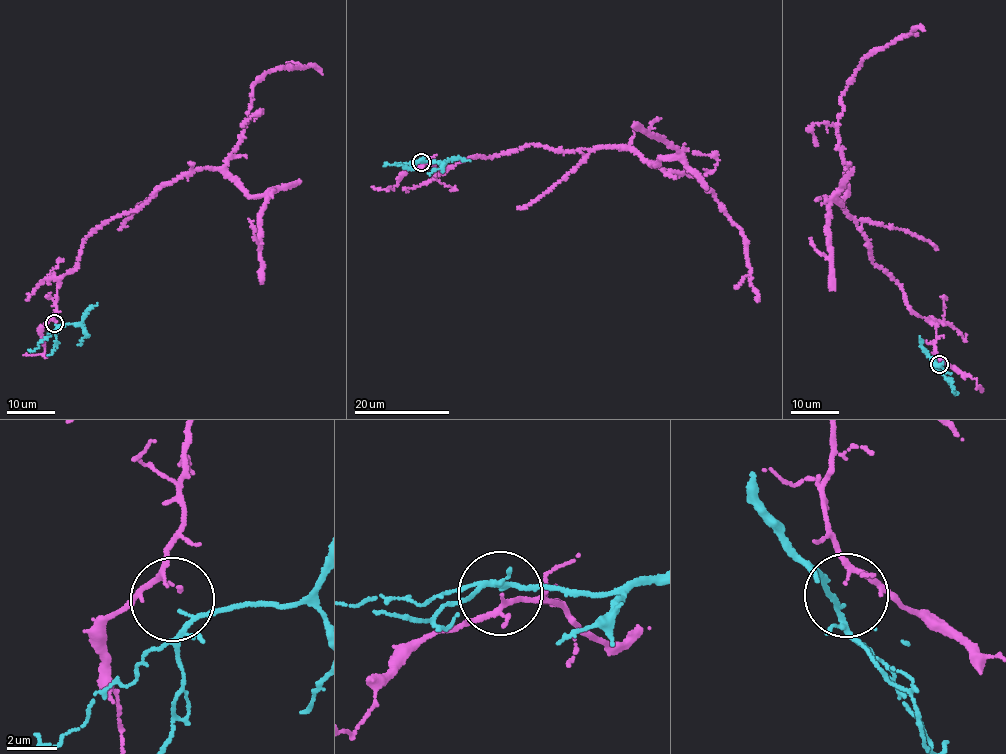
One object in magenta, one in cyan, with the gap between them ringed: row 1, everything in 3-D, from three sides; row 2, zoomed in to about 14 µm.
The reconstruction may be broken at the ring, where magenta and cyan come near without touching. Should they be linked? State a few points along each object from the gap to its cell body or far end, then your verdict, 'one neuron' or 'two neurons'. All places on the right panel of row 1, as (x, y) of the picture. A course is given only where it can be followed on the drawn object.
magenta runs (938, 362), (936, 328), (872, 262), (838, 197), (846, 167), (837, 133), (841, 94), (864, 57), (924, 31); cyan runs (939, 366), (931, 358), (950, 373); one neuron

